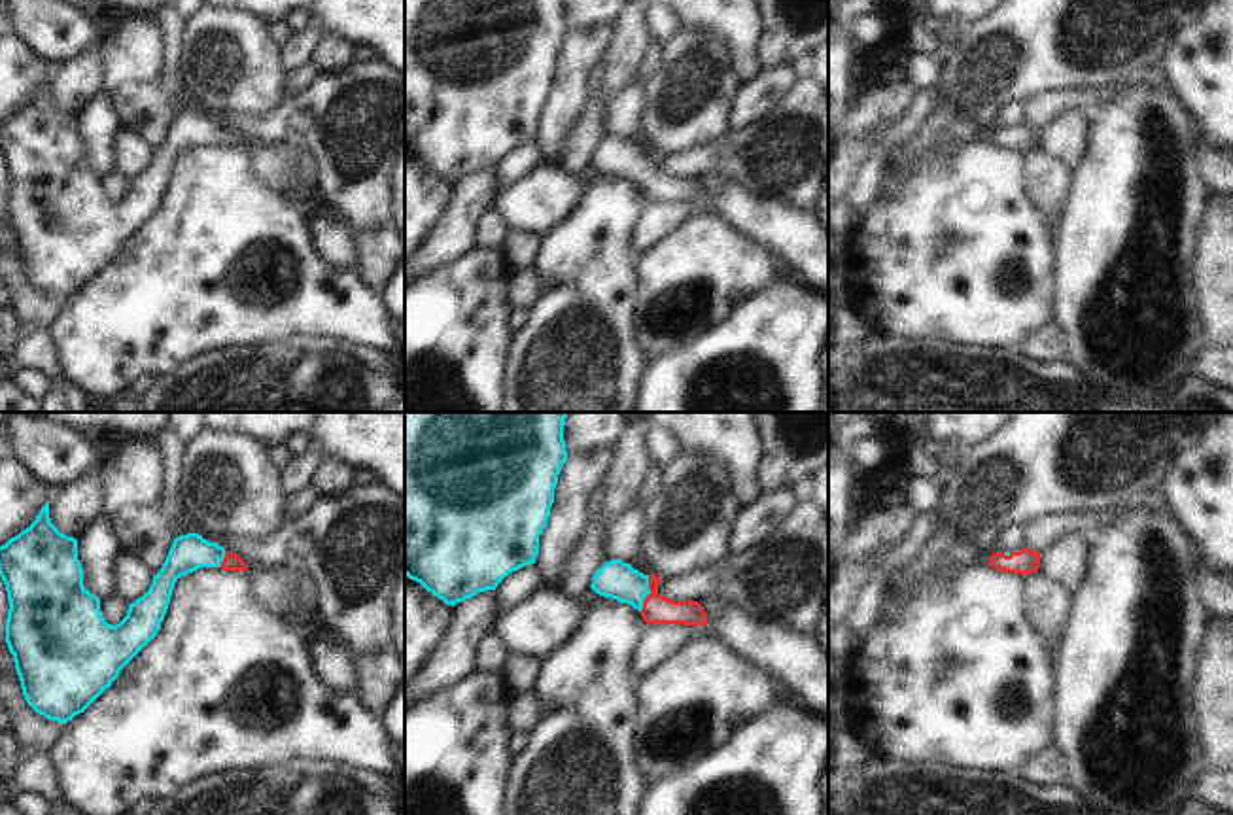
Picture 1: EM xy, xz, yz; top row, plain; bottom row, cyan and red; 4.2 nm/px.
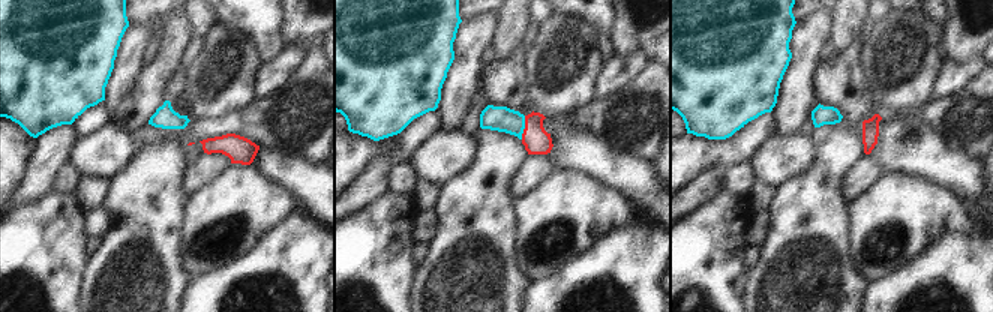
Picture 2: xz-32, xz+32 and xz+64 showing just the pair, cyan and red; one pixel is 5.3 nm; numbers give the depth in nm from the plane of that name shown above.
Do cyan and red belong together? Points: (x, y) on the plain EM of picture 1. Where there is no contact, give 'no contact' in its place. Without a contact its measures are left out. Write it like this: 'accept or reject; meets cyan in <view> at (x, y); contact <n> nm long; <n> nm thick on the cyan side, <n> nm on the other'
accept; meets cyan in xz at (649, 169); contact 160 nm long; 160 nm thick on the cyan side, 130 nm on the other

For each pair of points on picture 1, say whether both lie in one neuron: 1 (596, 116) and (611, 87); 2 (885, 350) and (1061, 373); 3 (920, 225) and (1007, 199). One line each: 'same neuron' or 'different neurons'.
1: same neuron
2: same neuron
3: same neuron

